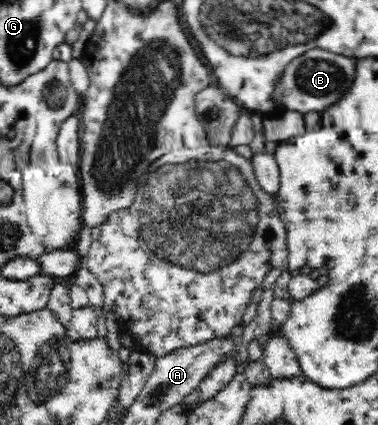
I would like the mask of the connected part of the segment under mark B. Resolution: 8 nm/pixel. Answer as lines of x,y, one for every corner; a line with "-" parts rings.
311,48
304,54
297,56
281,76
276,88
276,99
287,110
296,110
302,114
326,112
335,102
342,100
346,92
354,84
357,61
352,57
334,54
323,48

